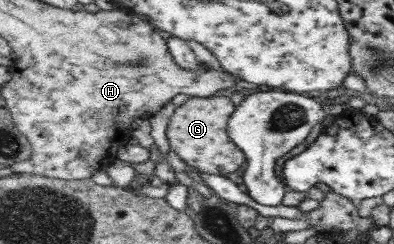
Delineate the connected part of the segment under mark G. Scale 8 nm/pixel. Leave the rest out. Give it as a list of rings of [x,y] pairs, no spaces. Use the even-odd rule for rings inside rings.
[[[228,97],[189,98],[188,103],[176,109],[167,128],[171,149],[189,168],[212,175],[232,177],[234,171],[247,161],[244,151],[228,137],[228,121],[234,111],[236,107]]]

